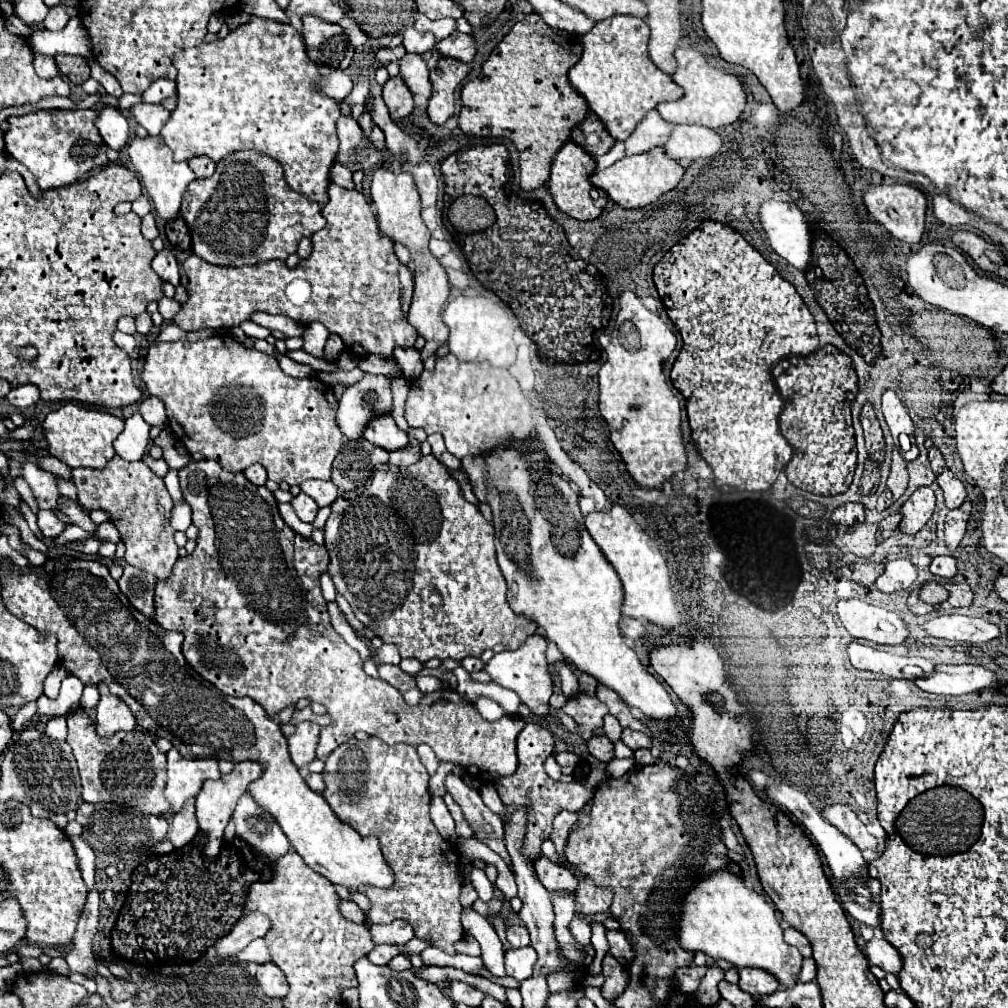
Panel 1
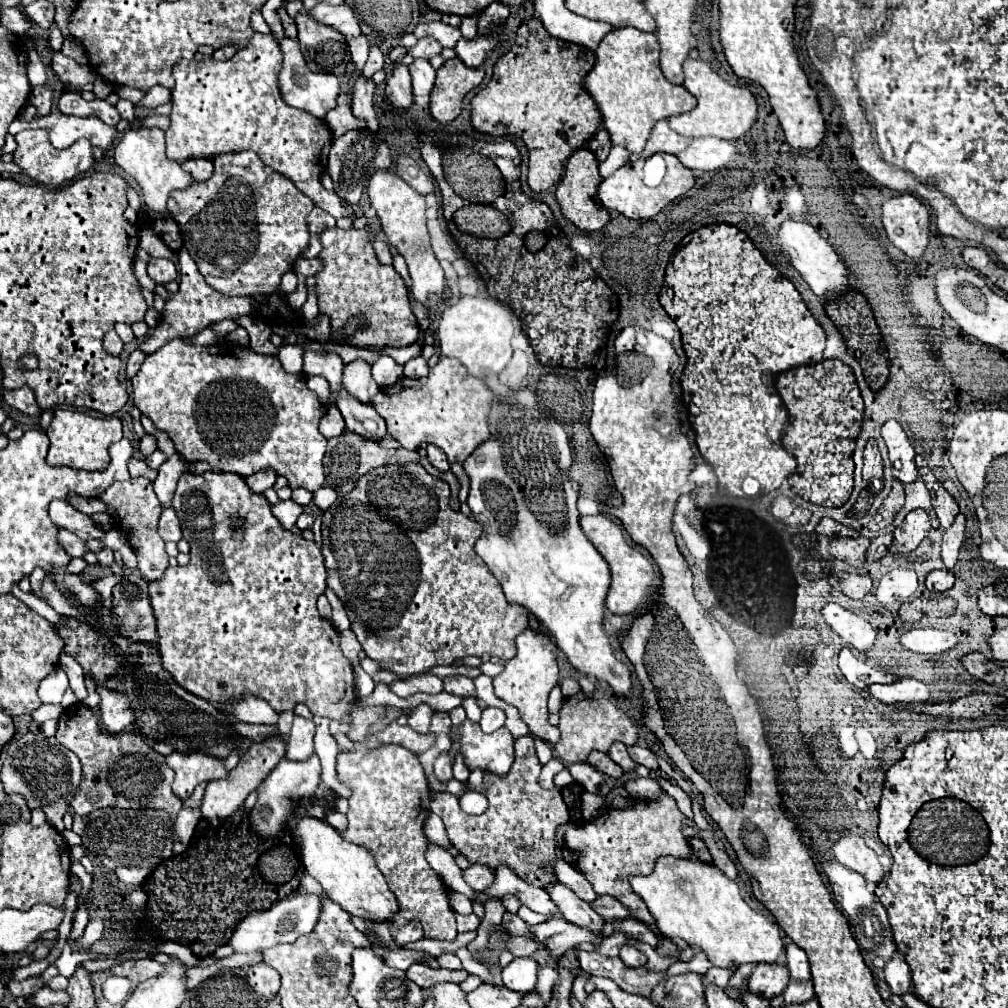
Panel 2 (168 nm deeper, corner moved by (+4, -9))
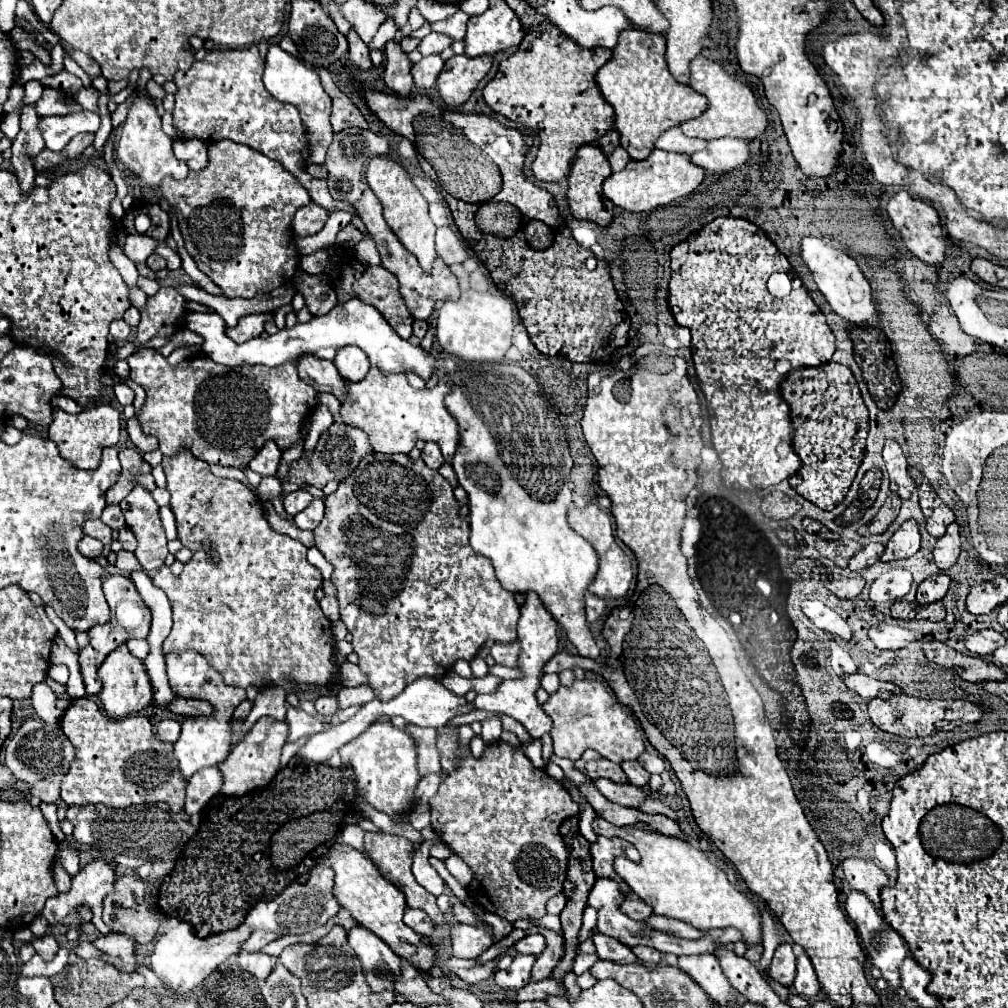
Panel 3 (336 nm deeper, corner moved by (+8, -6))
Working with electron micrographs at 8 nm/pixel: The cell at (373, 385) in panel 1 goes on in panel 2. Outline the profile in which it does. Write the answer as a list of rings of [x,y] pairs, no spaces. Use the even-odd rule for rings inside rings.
[[[356,360],[344,366],[344,390],[354,396],[356,400],[360,400],[362,404],[372,404],[372,396],[376,396],[376,392],[380,392],[378,384],[372,380],[370,374],[370,364]]]

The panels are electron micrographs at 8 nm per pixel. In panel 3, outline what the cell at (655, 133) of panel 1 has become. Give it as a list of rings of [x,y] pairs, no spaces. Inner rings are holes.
[[[678,127],[668,129],[656,141],[656,149],[664,149],[664,151],[672,151],[672,153],[686,153],[686,155],[692,155],[692,153],[704,149],[704,147],[706,147],[706,141],[686,137]]]

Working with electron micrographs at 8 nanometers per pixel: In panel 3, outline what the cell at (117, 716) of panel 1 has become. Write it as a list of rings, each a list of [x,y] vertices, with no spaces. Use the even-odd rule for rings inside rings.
[[[122,643],[118,645],[106,659],[104,663],[100,665],[98,669],[98,677],[102,679],[104,687],[100,691],[100,701],[106,709],[106,713],[110,717],[126,717],[126,715],[132,715],[132,713],[140,713],[144,707],[150,705],[152,701],[152,685],[148,681],[148,673],[146,673],[146,667],[140,659],[136,659],[128,647]]]

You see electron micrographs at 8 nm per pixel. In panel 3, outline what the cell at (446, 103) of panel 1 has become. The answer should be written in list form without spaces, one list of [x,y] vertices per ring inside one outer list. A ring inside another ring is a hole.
[[[454,55],[452,59],[448,59],[438,77],[438,91],[444,103],[446,105],[466,103],[476,85],[490,71],[490,67],[492,59],[488,55],[480,57]]]

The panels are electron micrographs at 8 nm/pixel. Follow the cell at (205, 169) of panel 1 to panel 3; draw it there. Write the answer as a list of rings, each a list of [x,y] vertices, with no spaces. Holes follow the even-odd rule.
[[[174,139],[174,155],[192,171],[200,171],[204,165],[208,165],[206,143],[200,139]]]

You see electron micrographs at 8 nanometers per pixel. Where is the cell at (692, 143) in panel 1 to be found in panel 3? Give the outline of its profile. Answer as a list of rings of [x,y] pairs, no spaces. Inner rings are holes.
[[[724,137],[708,141],[708,147],[704,151],[692,155],[692,163],[706,169],[706,173],[728,173],[748,163],[750,157],[752,151],[746,141]]]

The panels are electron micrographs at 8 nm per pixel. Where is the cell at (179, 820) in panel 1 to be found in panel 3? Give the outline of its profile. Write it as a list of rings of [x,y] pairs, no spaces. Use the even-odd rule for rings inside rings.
[[[206,767],[200,769],[200,773],[194,773],[188,779],[186,787],[186,807],[184,811],[188,815],[200,813],[200,809],[222,789],[222,773],[218,767]]]

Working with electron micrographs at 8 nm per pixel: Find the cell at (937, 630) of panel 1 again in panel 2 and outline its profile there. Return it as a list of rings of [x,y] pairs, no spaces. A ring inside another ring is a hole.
[[[914,628],[900,636],[900,642],[904,648],[912,652],[924,652],[924,654],[942,654],[950,648],[954,648],[960,640],[950,630],[940,628]]]

